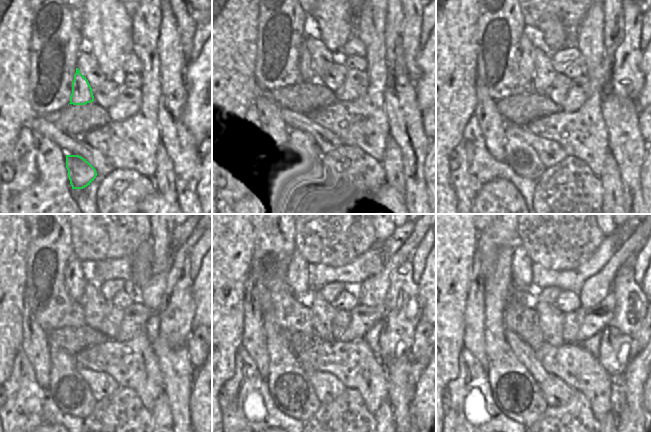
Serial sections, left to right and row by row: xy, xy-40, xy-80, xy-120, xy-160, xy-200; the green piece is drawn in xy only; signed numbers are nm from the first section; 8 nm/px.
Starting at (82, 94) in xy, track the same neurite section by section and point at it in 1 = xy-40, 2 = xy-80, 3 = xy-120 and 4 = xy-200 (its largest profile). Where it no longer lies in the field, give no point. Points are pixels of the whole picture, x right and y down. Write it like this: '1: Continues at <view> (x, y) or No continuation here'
1: Continues at xy-40 (305, 65)
2: Continues at xy-80 (525, 48)
3: Continues at xy-120 (74, 279)
4: Continues at xy-200 (521, 266)

